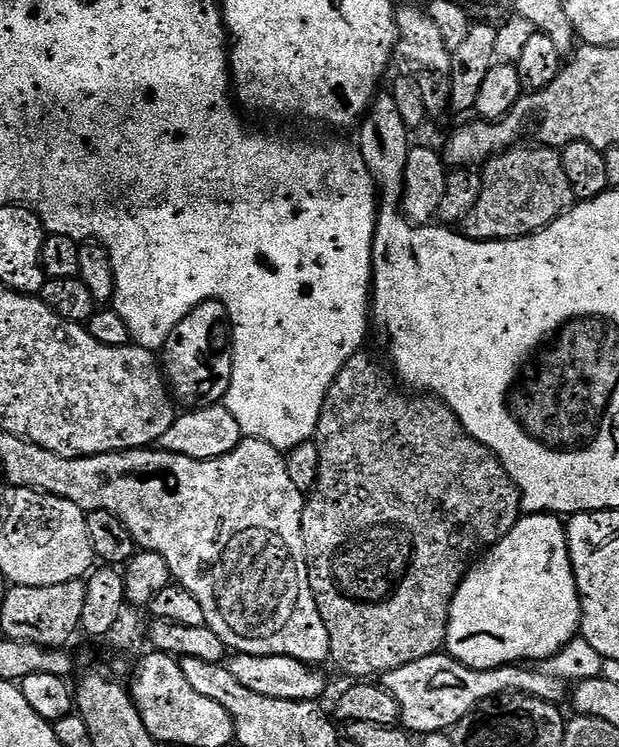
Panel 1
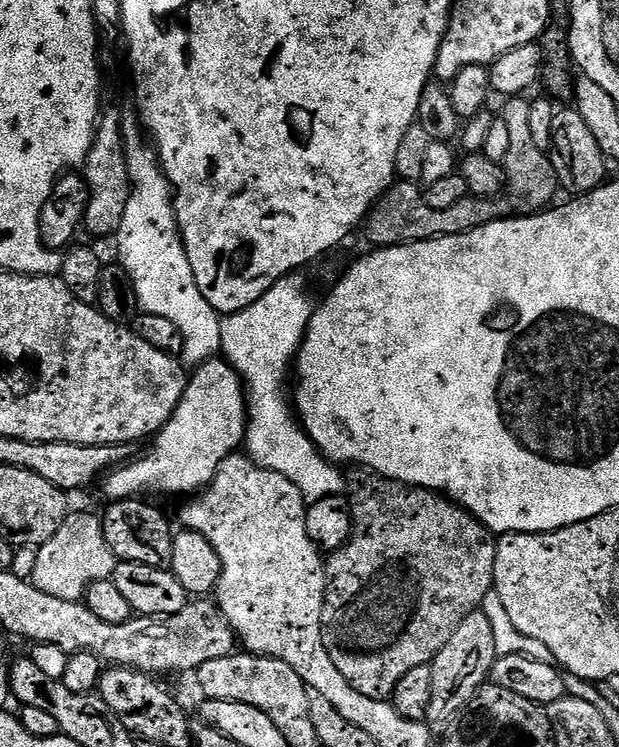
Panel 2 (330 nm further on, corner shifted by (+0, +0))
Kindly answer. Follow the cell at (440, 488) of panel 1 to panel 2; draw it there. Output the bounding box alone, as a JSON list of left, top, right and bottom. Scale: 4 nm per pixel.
[322,470,497,700]

